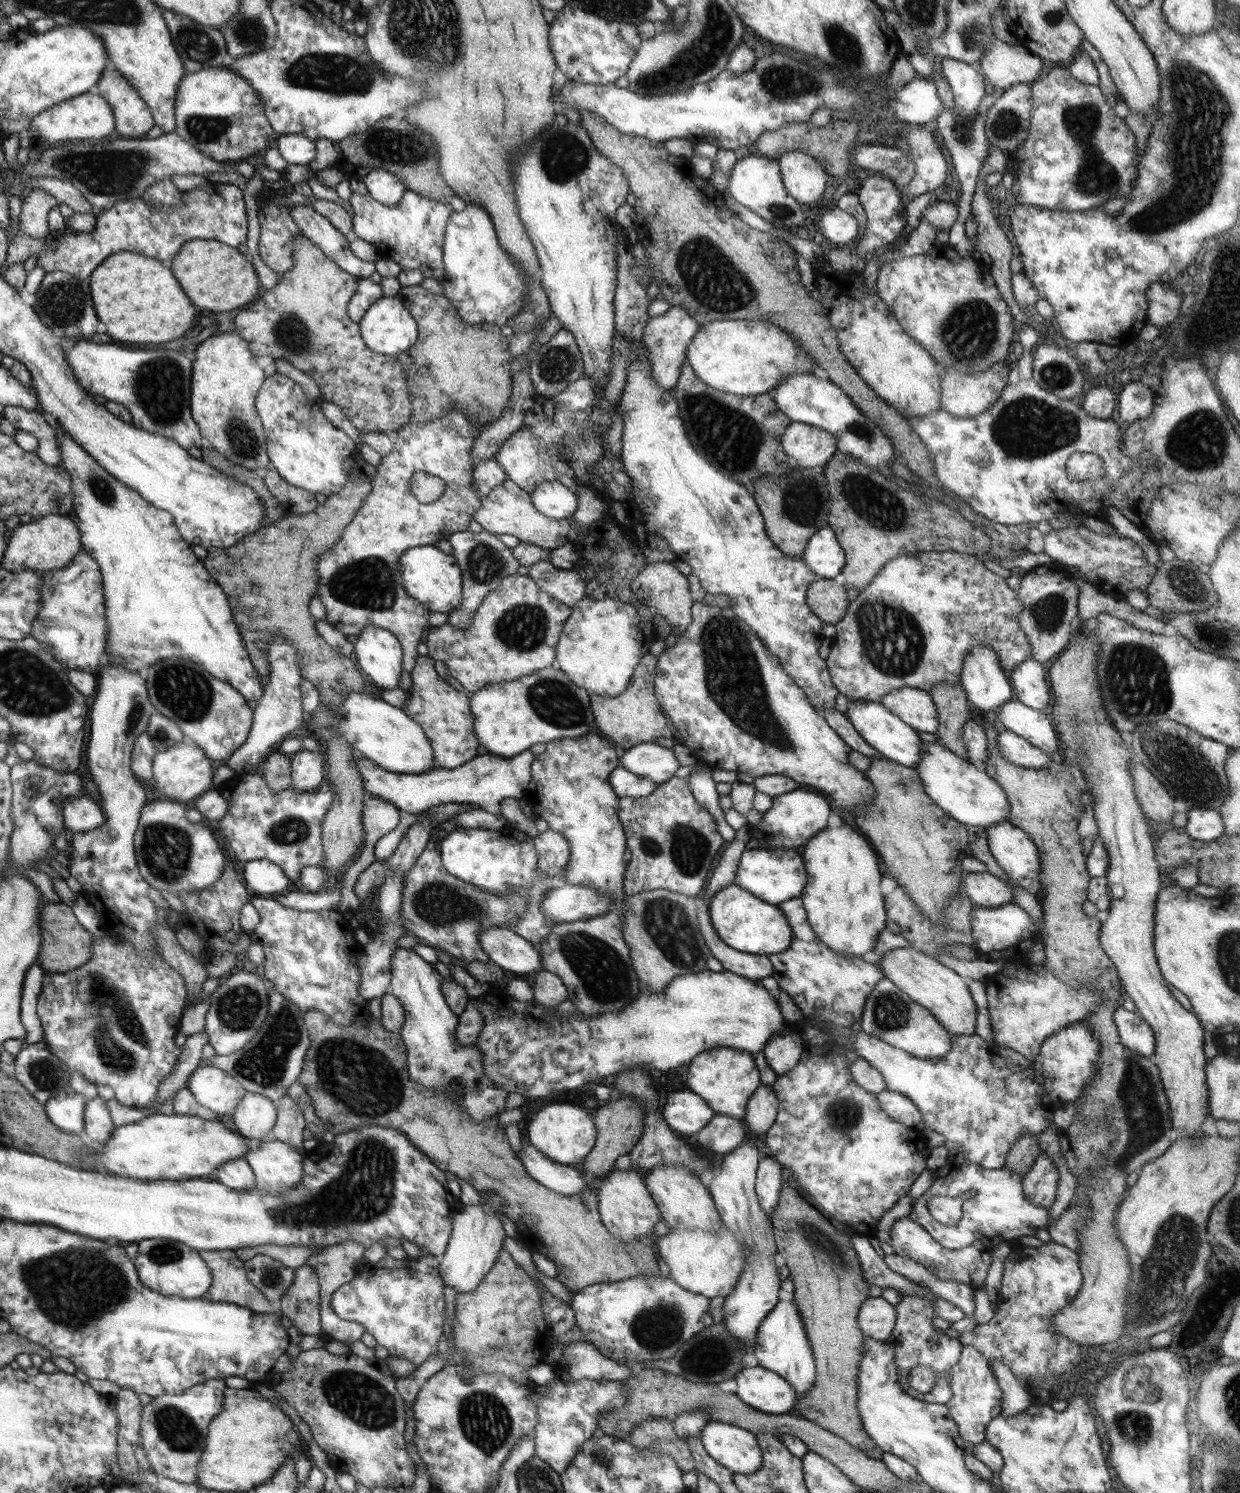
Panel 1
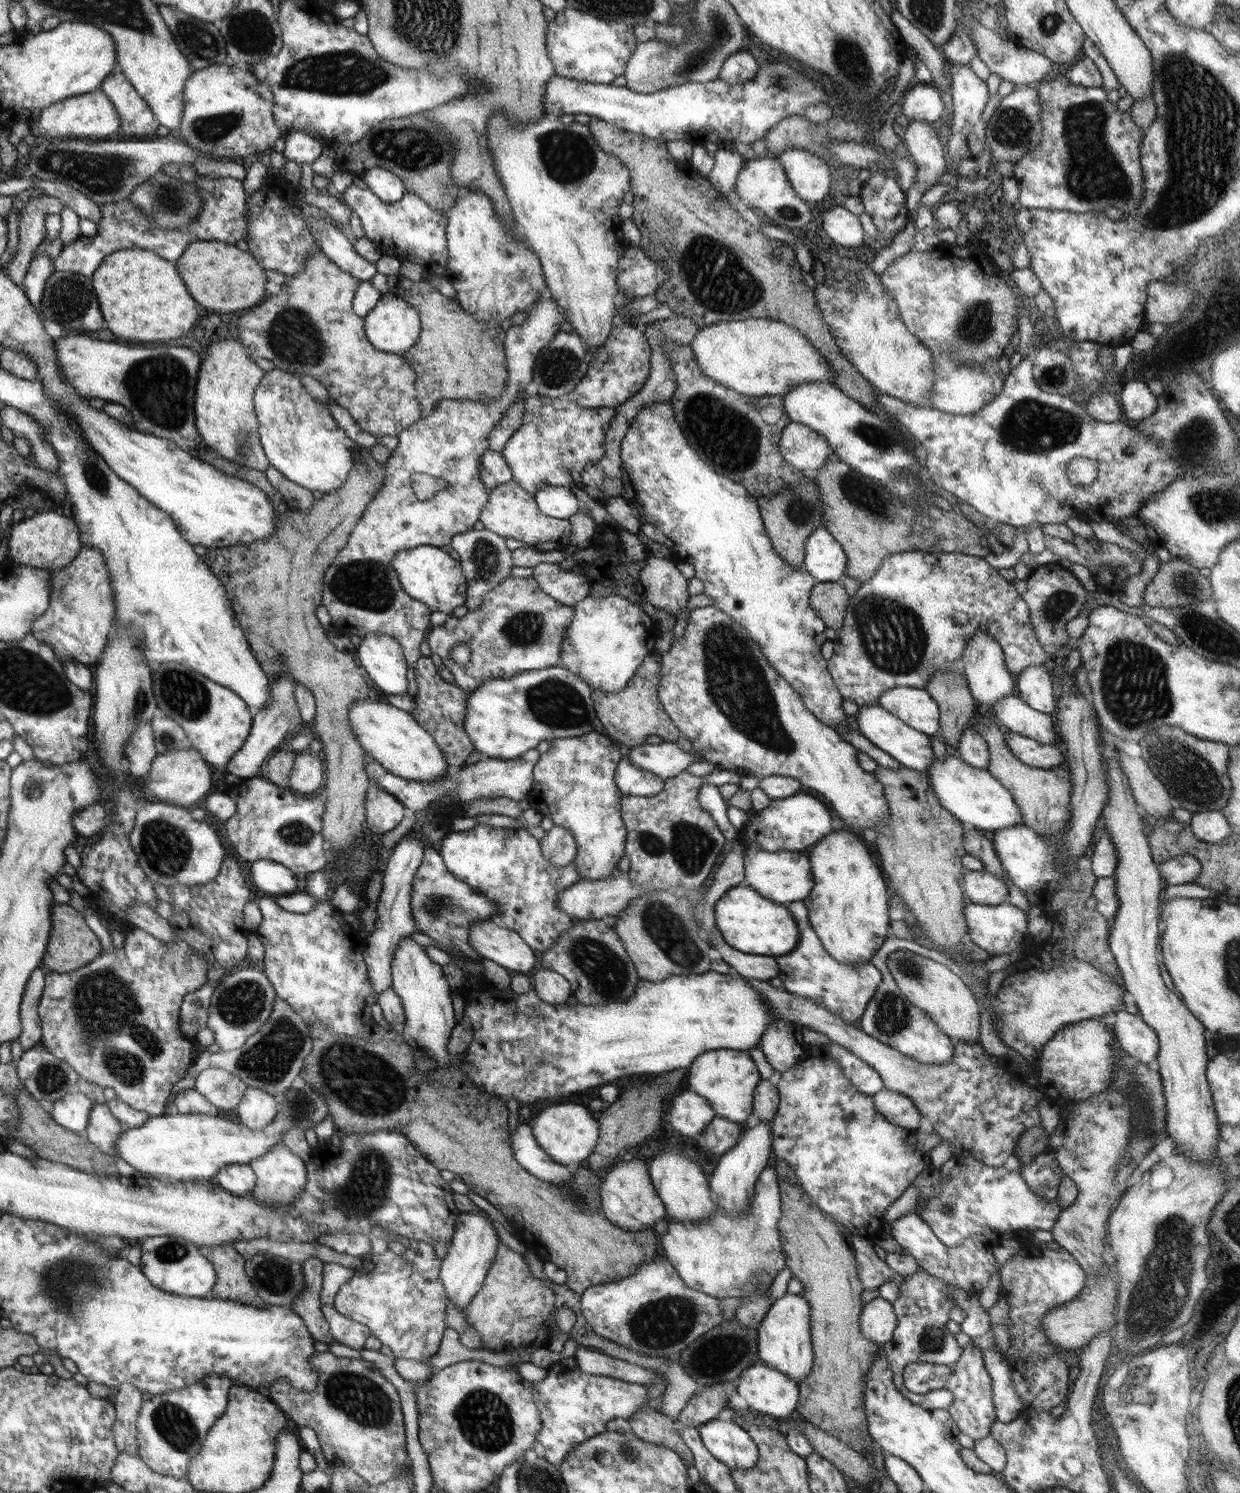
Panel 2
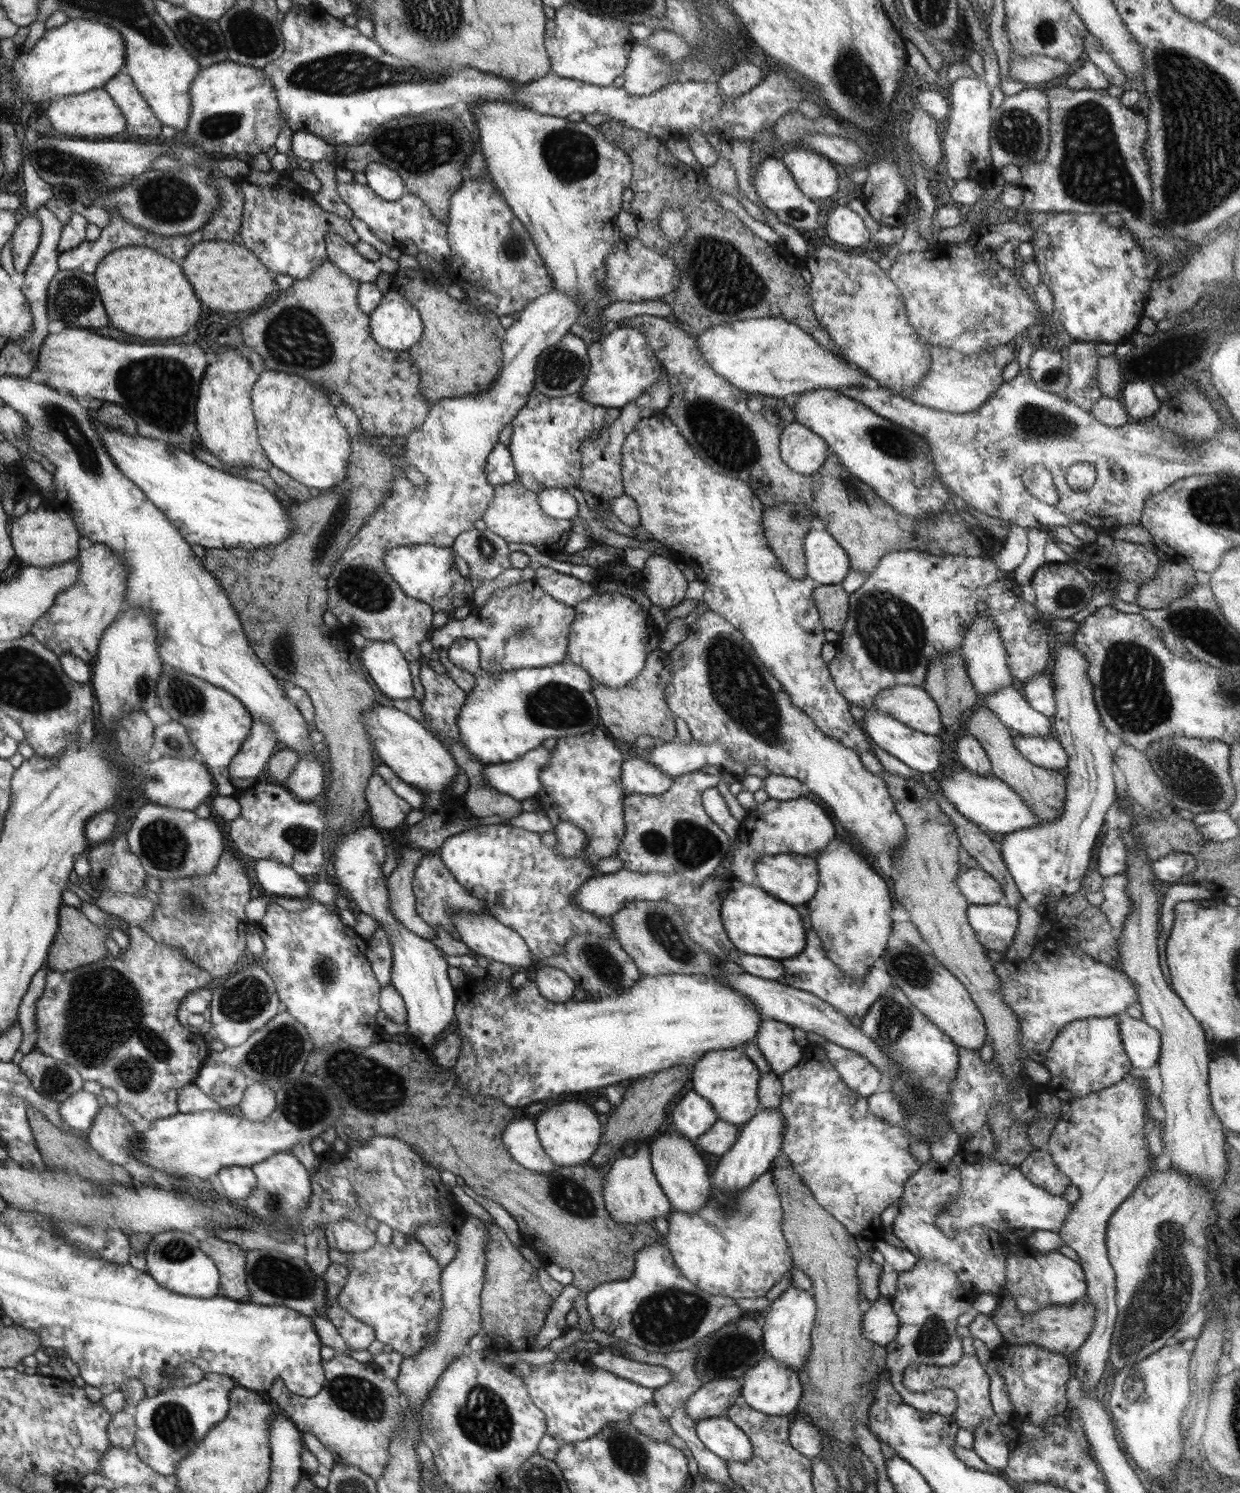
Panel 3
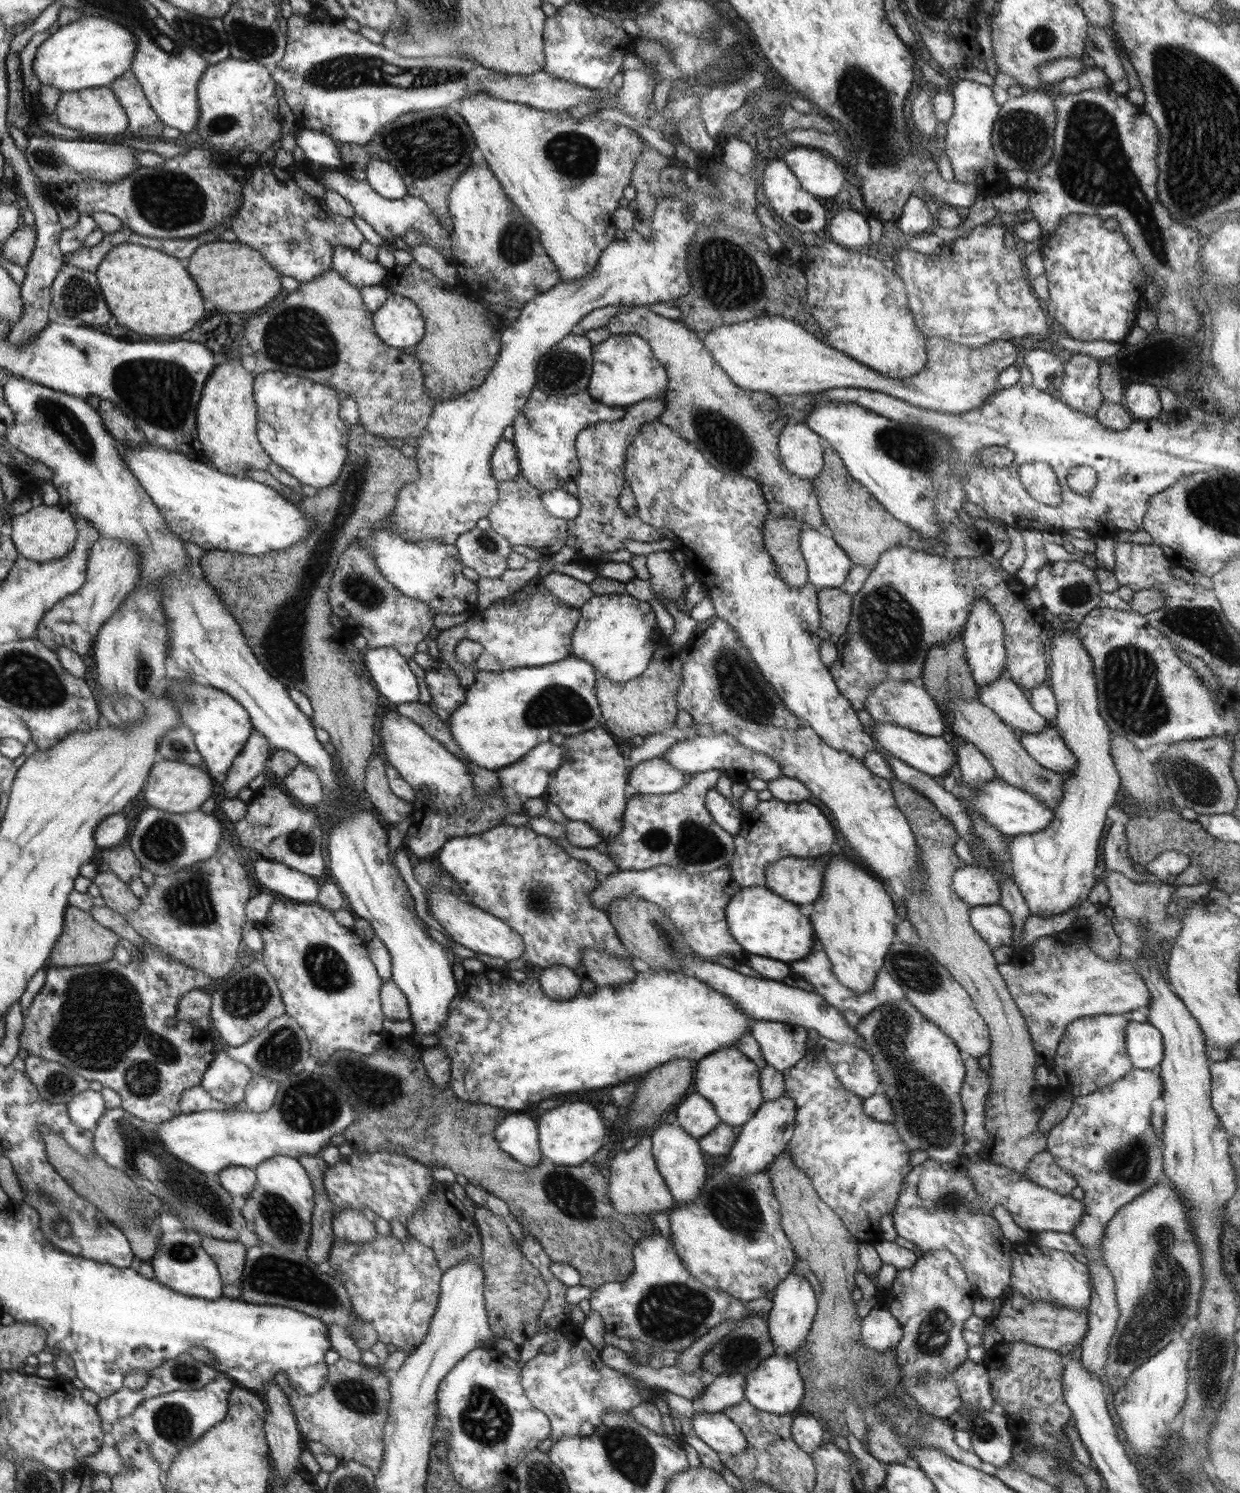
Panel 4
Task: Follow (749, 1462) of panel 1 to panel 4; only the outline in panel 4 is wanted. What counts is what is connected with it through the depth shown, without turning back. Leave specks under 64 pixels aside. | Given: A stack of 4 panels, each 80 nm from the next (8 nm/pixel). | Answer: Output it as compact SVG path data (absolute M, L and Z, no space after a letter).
M723 1412L695 1413L691 1423L696 1436L723 1458L736 1456L748 1448L745 1434Z

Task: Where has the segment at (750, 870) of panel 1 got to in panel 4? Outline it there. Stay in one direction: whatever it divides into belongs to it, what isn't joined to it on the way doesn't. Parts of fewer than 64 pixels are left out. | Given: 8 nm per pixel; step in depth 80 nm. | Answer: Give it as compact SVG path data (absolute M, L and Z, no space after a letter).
M795 856L782 857L765 866L762 877L766 879L768 890L774 892L794 904L812 904L822 892L823 870L827 861L824 859L800 858Z

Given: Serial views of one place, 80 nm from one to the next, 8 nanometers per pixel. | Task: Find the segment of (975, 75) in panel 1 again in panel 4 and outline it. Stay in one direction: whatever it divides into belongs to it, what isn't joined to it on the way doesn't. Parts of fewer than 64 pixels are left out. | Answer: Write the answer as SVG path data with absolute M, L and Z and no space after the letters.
M960 80L954 86L951 96L954 100L954 111L946 124L944 152L954 172L953 180L958 183L974 183L979 194L988 197L1014 187L1006 178L1006 169L995 159L992 148L994 121L1001 110L1001 106L995 101L992 87L970 80Z

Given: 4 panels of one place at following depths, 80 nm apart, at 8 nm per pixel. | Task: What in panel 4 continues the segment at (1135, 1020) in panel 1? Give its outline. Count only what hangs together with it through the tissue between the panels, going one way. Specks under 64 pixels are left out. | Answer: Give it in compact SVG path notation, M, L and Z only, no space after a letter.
M1122 1013L1122 1016L1128 1018L1128 1026L1126 1026L1126 1051L1133 1069L1152 1070L1156 1066L1160 1066L1160 1062L1164 1060L1164 1046L1162 1034L1152 1024L1137 1022L1130 1018L1129 1013Z

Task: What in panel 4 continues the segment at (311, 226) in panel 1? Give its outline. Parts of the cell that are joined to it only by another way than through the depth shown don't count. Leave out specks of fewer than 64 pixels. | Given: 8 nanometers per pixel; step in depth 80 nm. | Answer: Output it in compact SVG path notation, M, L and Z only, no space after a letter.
M346 245L333 248L333 268L358 289L382 284L388 271L378 261L362 258L356 249Z

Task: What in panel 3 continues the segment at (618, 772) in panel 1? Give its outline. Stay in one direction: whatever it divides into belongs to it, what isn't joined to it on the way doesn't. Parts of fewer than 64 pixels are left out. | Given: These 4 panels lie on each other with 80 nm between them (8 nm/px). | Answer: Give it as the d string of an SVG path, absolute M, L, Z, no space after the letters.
M638 757L623 760L621 771L621 783L626 795L628 793L661 795L670 788L672 781L676 779Z

